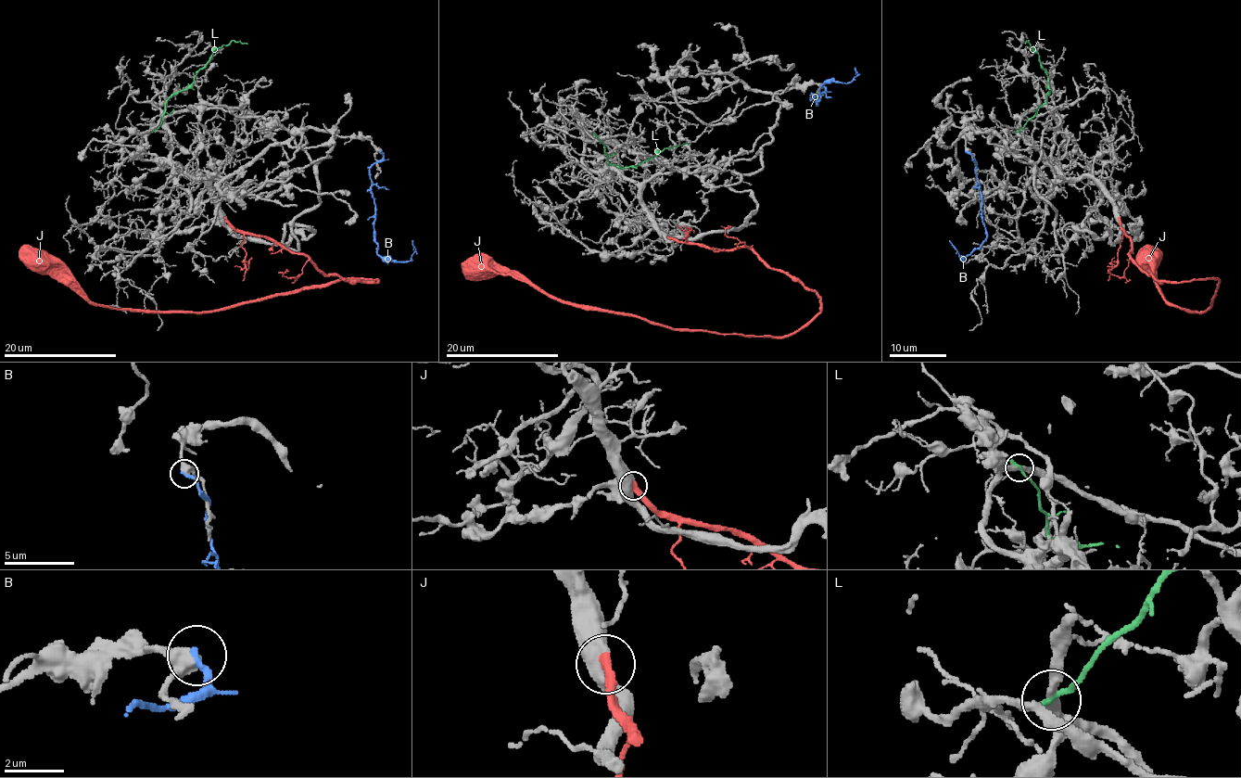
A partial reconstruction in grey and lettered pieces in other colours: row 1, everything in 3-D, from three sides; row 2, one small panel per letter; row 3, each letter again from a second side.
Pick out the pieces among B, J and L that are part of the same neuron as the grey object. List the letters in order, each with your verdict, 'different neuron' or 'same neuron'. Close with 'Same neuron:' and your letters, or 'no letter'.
B: different neuron
J: same neuron
L: different neuron
Same neuron: J

